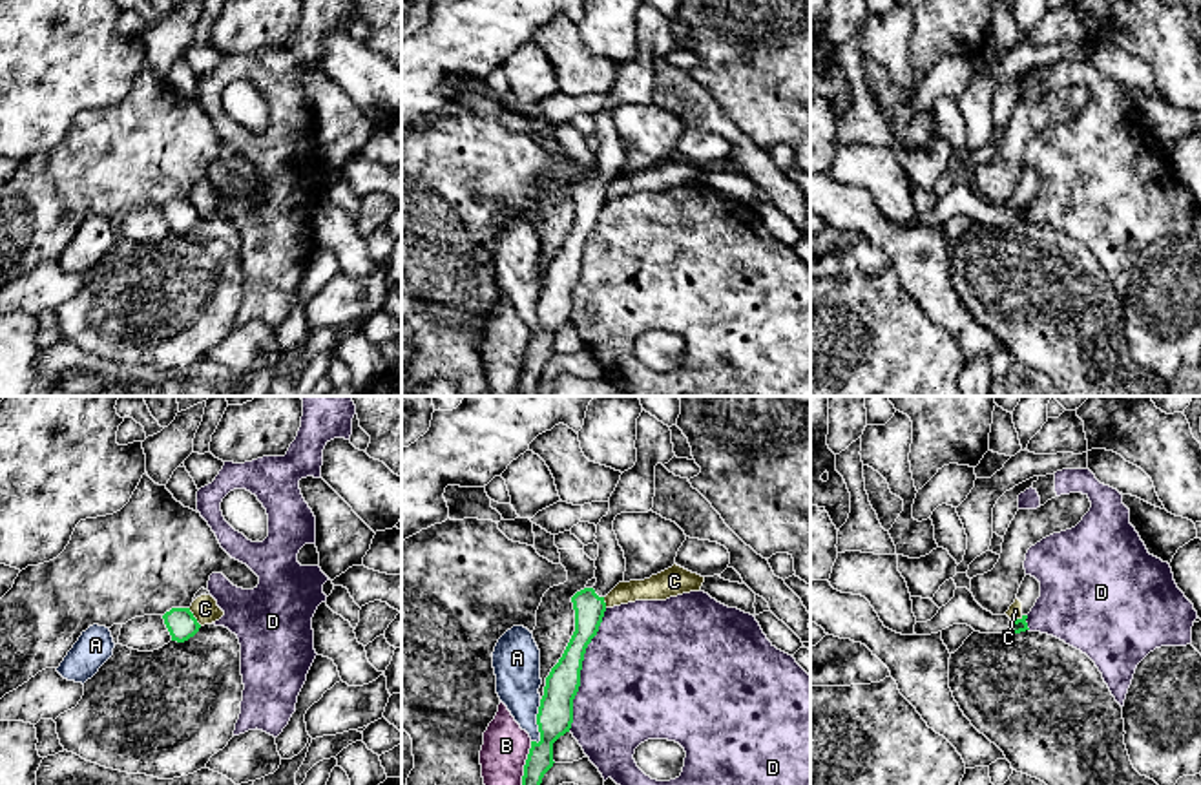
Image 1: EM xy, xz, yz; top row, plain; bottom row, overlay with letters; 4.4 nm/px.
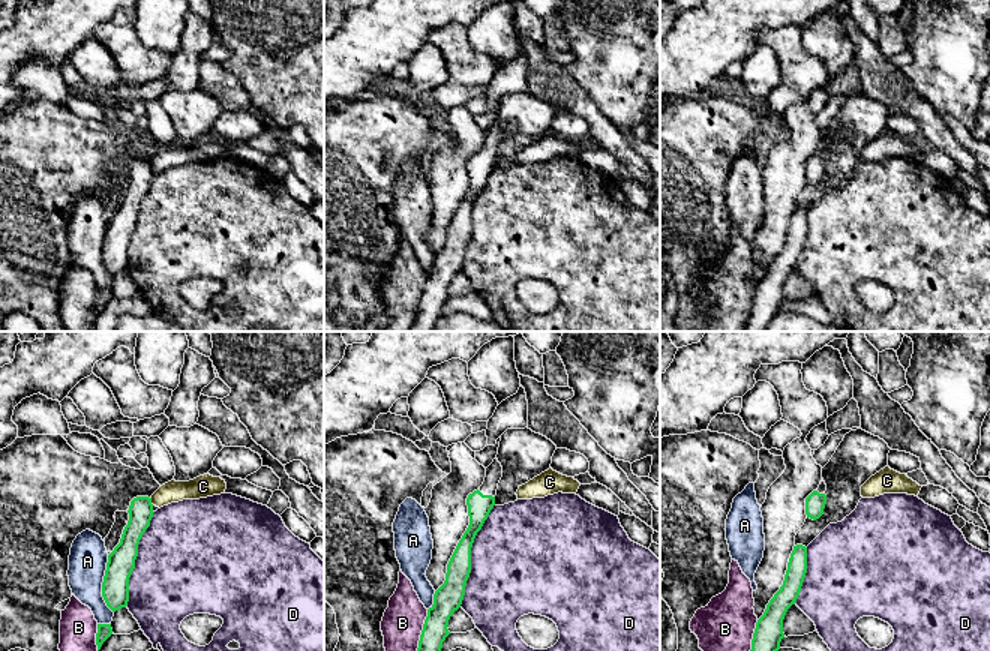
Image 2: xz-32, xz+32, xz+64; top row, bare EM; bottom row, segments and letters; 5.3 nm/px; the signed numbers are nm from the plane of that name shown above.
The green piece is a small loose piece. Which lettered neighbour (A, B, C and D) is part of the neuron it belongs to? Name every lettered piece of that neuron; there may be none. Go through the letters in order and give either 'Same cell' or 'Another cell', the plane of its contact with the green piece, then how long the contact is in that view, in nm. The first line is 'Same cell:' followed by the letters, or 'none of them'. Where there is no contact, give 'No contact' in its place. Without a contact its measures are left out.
Same cell: none of them
A: Another cell. Touches green in xz. Shared border 200 nm
B: Another cell. Touches green in xz. Shared border 200 nm
C: Another cell. Touches green in xy. Shared border 100 nm
D: Another cell. Touches green in xz. Shared border 550 nm

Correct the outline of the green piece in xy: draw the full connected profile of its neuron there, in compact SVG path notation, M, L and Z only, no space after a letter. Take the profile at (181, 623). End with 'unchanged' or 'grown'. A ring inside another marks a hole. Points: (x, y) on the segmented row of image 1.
M172 608L162 615L162 619L172 635L172 641L177 643L188 641L201 628L190 608Z | unchanged

